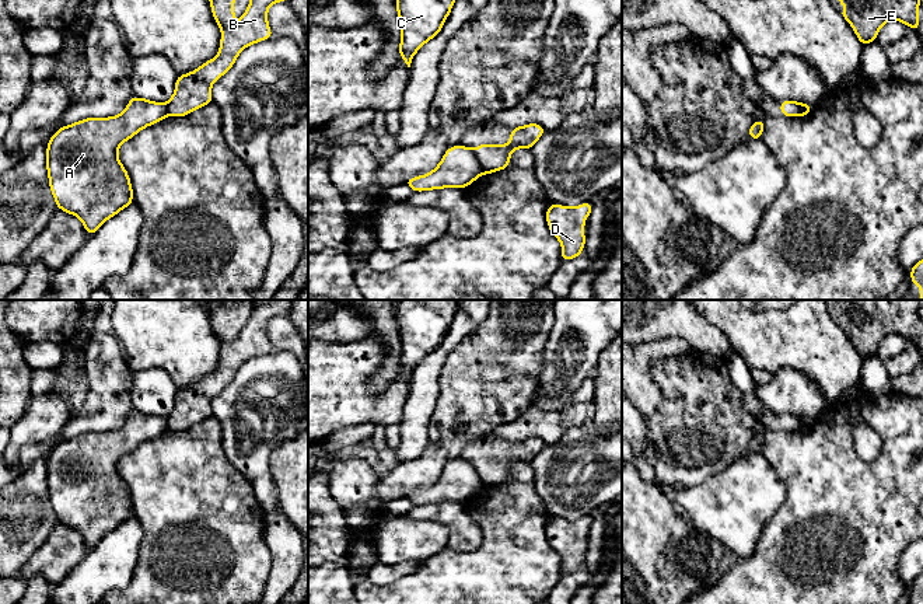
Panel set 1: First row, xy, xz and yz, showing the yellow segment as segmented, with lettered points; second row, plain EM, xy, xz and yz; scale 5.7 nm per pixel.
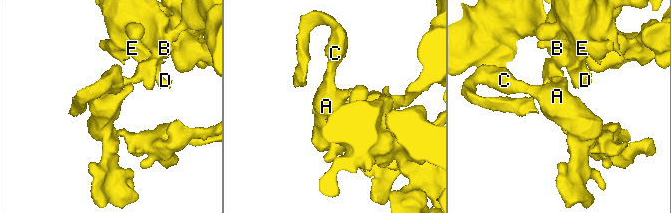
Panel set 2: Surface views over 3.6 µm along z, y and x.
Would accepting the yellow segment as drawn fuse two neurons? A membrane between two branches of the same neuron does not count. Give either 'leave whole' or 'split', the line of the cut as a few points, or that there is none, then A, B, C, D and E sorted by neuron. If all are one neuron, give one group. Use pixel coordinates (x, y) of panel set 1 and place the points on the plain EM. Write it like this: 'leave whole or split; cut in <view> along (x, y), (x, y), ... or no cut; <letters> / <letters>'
split; cut in xz along (471, 464), (485, 486); A C / B D E

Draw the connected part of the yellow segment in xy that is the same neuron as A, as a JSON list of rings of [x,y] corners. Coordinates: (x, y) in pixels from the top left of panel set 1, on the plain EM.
[[[133,411],[120,429],[87,432],[63,440],[50,450],[46,482],[57,523],[77,530],[91,549],[104,535],[127,521],[133,516],[133,505],[127,485],[118,472],[118,462],[141,443],[162,434],[167,429],[167,418]]]

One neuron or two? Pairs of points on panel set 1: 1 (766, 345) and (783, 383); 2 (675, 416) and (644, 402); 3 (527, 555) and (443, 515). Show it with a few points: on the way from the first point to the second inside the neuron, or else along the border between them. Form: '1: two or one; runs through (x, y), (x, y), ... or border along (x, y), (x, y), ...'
1: two; border along (772, 372), (793, 369), (810, 379)
2: two; border along (651, 374), (660, 391), (660, 404), (644, 421)
3: two; border along (464, 505), (482, 536), (482, 543), (464, 554)

